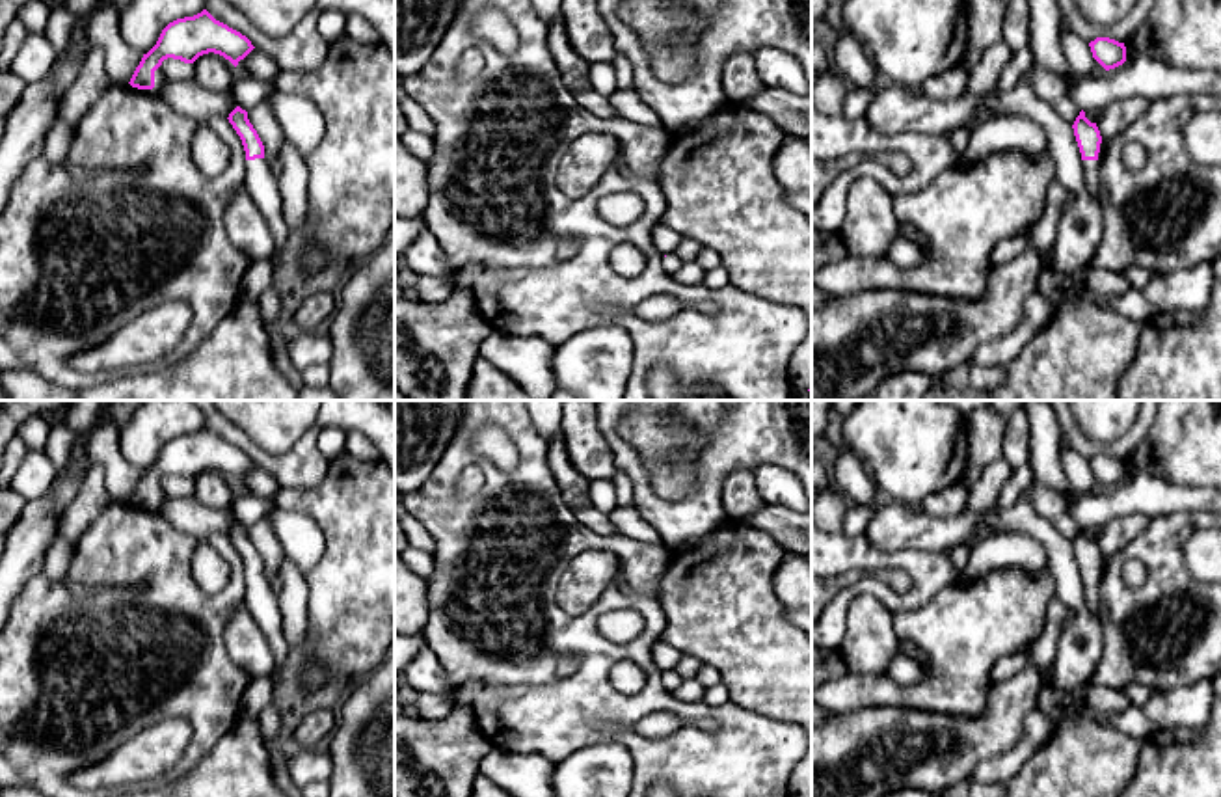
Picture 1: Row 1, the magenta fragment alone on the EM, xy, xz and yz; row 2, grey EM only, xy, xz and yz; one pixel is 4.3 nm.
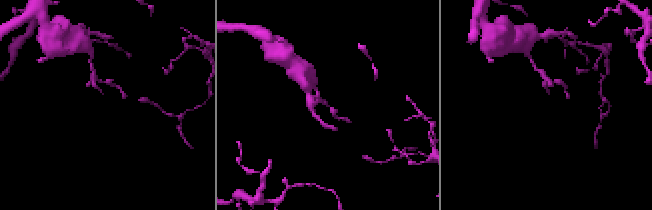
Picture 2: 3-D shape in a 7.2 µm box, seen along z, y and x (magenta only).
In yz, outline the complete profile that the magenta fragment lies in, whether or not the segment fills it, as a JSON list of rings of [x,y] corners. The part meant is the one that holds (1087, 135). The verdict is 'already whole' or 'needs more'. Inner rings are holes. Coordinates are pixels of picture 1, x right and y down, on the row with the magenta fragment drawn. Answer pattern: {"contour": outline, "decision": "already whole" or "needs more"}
{"contour": [[[1083,110],[1076,117],[1072,128],[1083,160],[1085,186],[1089,194],[1098,199],[1098,153],[1102,143],[1100,130],[1096,123],[1091,123],[1085,117]]], "decision": "needs more"}

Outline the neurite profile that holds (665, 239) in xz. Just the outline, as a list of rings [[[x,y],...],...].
[[[659,222],[651,231],[651,240],[653,240],[657,251],[664,257],[664,255],[670,255],[676,251],[676,248],[683,240],[683,235],[679,235],[666,223]]]

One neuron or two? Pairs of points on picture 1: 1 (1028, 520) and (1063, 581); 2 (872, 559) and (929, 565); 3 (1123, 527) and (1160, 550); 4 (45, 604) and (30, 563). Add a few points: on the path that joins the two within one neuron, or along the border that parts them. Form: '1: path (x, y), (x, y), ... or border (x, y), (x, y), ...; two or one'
1: path (1043, 533), (1061, 552), (1063, 567); one
2: path (886, 559), (914, 563); one
3: border (1151, 518), (1115, 553), (1102, 557); two
4: border (41, 570), (19, 593); two

